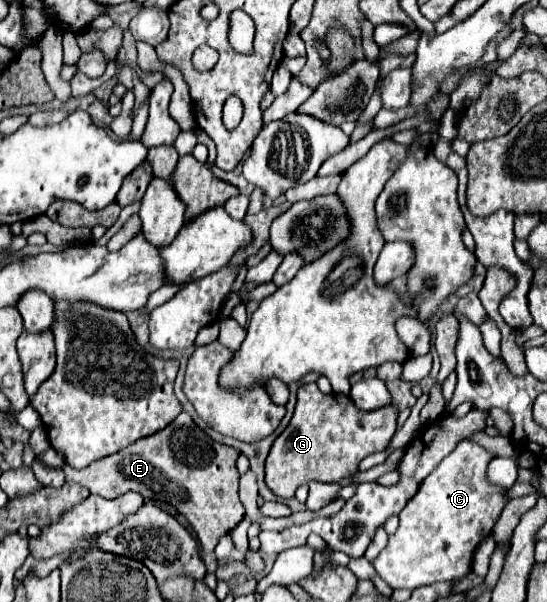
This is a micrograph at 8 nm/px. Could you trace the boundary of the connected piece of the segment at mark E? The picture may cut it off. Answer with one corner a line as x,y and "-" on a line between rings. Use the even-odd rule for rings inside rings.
183,411
163,431
135,441
117,455
99,459
85,469
65,467
63,471
67,475
67,483
79,483
81,487
87,487
91,493
105,499
119,497
127,491
137,491
145,499
169,501
193,525
197,539
203,545
203,551
211,553
219,543
221,535
233,531
233,527
245,515
245,507
237,495
237,457
237,449
215,443
203,429
193,423
191,415
-
171,483
175,483
175,495

